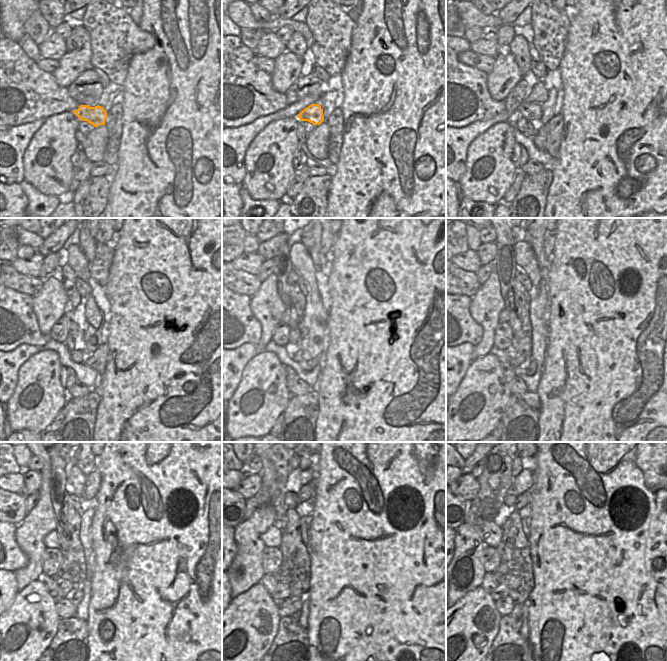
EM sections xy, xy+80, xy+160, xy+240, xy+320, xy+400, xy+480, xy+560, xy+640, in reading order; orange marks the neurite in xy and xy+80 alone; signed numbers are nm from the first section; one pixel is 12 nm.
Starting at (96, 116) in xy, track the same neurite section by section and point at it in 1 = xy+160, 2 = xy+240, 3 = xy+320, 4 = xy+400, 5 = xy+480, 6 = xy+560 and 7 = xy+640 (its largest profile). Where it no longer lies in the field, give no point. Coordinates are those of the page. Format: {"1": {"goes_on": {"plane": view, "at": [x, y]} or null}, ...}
{"1": {"goes_on": {"plane": "xy+160", "at": [532, 112]}}, "2": {"goes_on": {"plane": "xy+240", "at": [74, 329]}}, "3": {"goes_on": {"plane": "xy+320", "at": [289, 317]}}, "4": {"goes_on": {"plane": "xy+400", "at": [503, 316]}}, "5": {"goes_on": {"plane": "xy+480", "at": [52, 540]}}, "6": {"goes_on": {"plane": "xy+560", "at": [272, 537]}}, "7": {"goes_on": {"plane": "xy+640", "at": [490, 533]}}}

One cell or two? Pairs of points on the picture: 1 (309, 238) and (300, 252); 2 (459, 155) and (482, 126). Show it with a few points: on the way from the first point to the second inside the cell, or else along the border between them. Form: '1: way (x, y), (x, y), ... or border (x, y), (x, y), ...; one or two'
1: border (301, 241), (314, 267); two
2: way (459, 147), (474, 131); one

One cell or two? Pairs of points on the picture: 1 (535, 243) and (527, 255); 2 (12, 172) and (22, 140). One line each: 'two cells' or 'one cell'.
1: two cells
2: one cell

